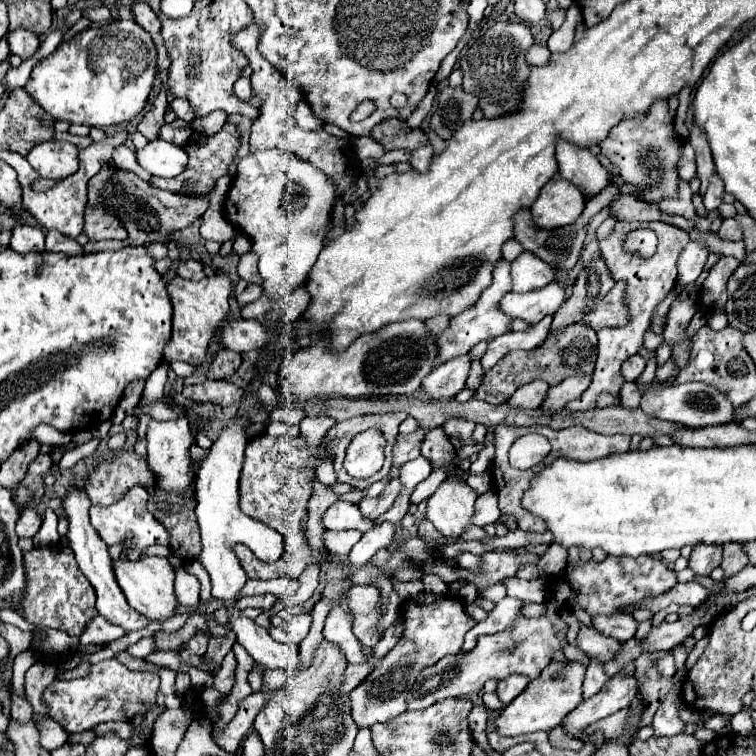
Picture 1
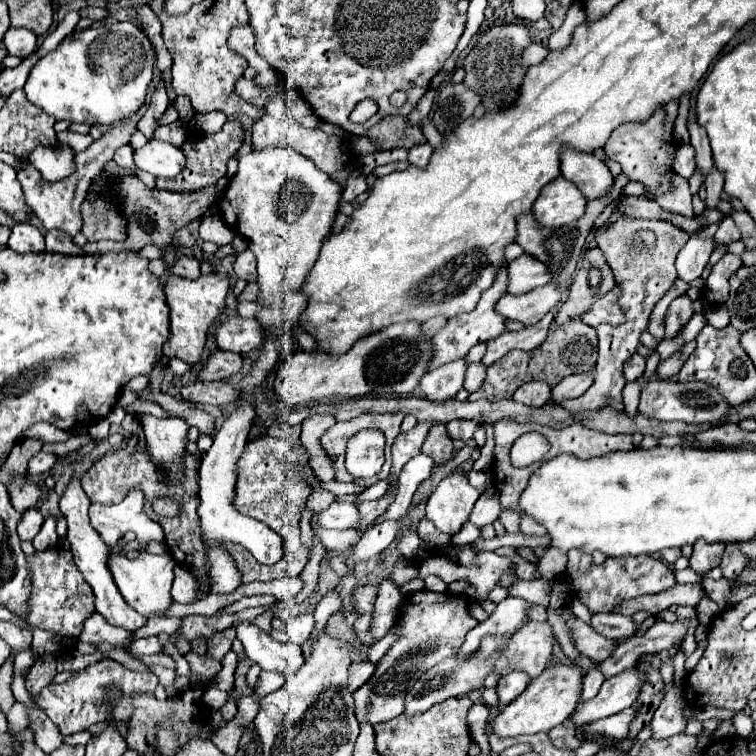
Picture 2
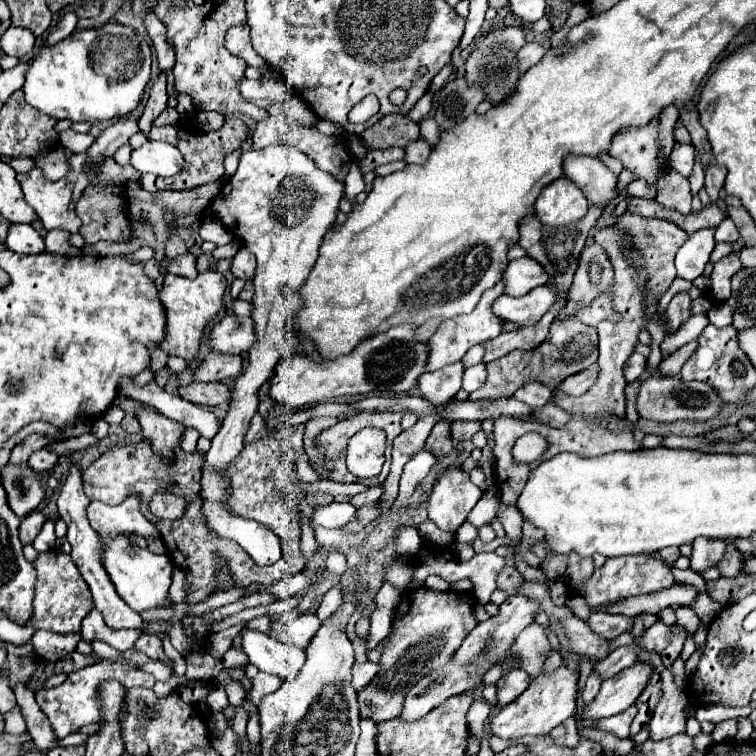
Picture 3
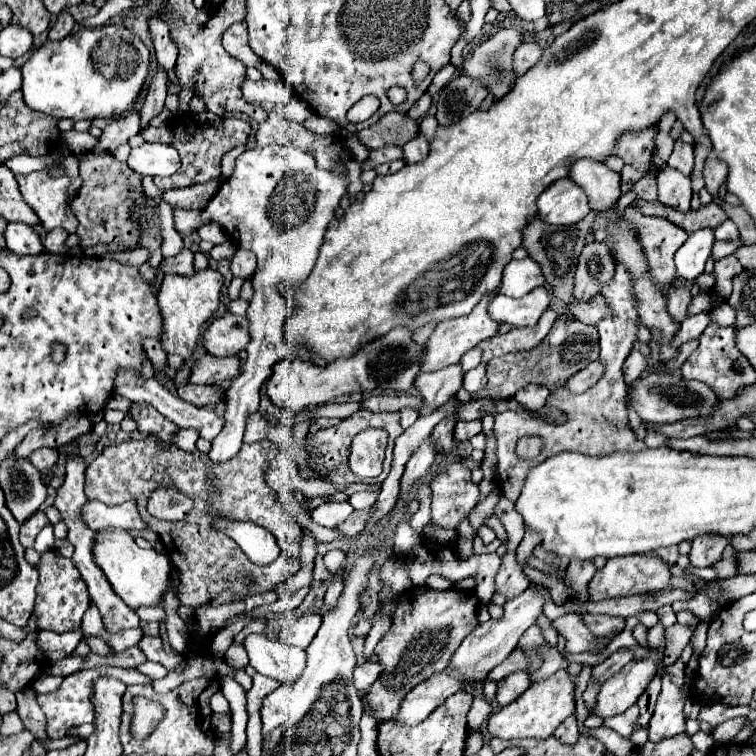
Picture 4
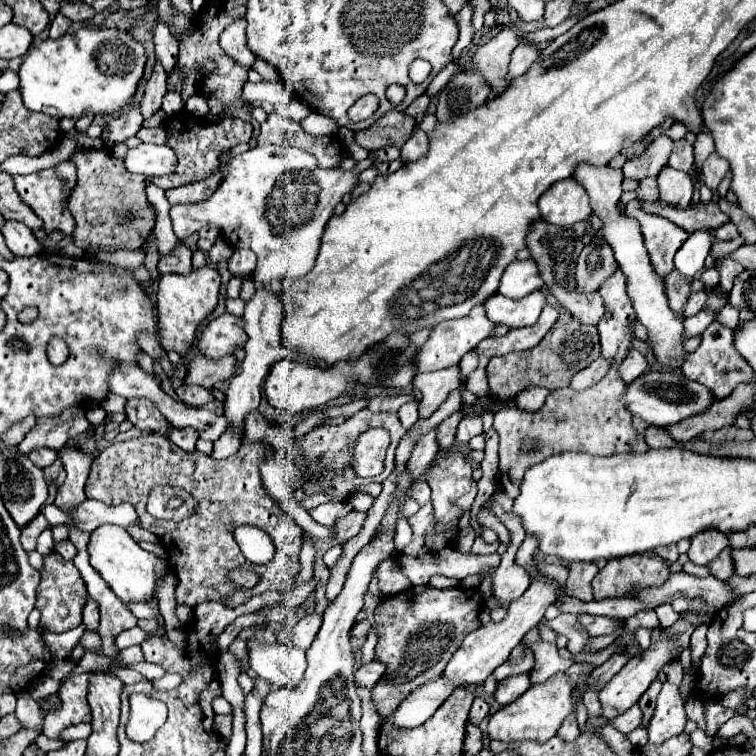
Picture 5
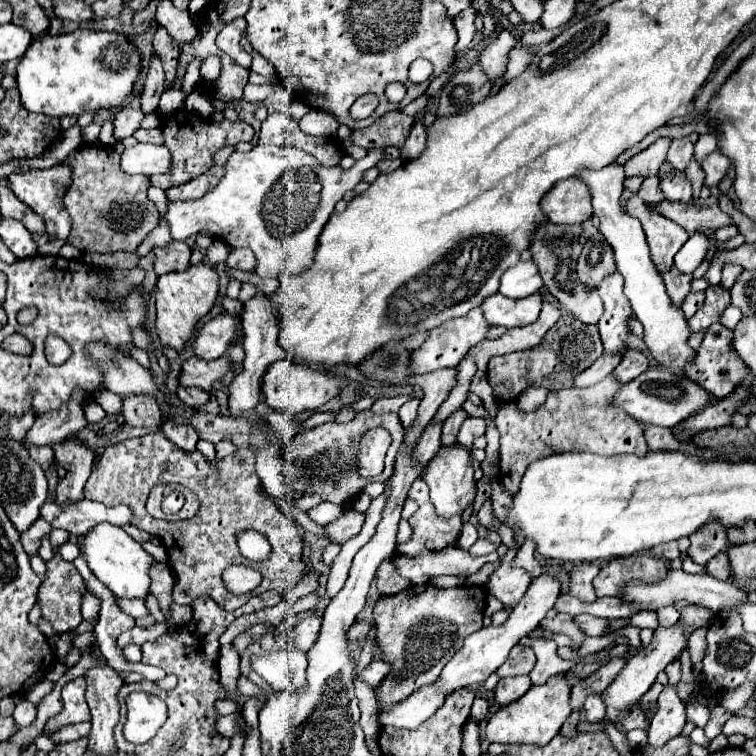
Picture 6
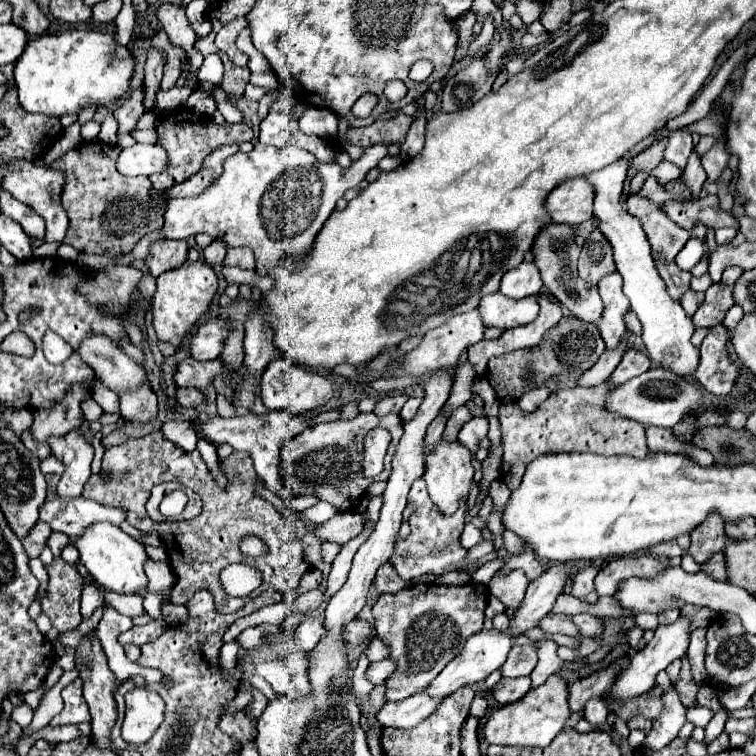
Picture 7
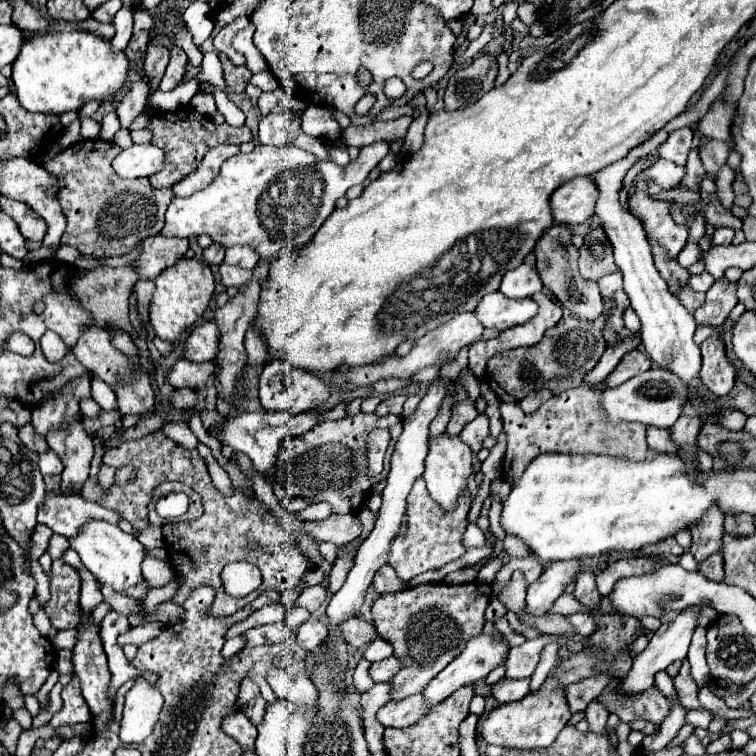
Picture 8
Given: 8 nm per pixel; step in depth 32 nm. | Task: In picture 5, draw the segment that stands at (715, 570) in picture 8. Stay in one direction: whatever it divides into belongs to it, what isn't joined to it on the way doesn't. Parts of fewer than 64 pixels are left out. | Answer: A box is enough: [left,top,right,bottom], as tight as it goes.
[708,546,734,580]

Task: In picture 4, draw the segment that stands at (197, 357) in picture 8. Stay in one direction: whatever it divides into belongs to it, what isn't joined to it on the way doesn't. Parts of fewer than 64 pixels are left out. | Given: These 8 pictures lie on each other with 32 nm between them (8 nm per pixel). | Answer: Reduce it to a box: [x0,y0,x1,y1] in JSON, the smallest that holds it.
[204,314,250,356]

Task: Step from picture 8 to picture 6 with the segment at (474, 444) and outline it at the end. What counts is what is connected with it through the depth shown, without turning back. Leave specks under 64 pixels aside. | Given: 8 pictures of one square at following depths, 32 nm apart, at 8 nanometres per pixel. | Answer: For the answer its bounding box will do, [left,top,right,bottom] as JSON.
[458,418,486,448]

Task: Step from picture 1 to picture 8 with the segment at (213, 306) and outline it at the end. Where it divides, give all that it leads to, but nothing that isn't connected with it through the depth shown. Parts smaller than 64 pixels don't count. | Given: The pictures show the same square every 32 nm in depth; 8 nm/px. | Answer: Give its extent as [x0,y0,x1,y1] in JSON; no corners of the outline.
[150,258,216,344]

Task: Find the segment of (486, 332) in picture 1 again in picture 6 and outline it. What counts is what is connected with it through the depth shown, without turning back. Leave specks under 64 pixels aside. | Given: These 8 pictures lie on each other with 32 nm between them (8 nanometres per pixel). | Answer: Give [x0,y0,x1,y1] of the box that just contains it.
[410,306,490,374]

